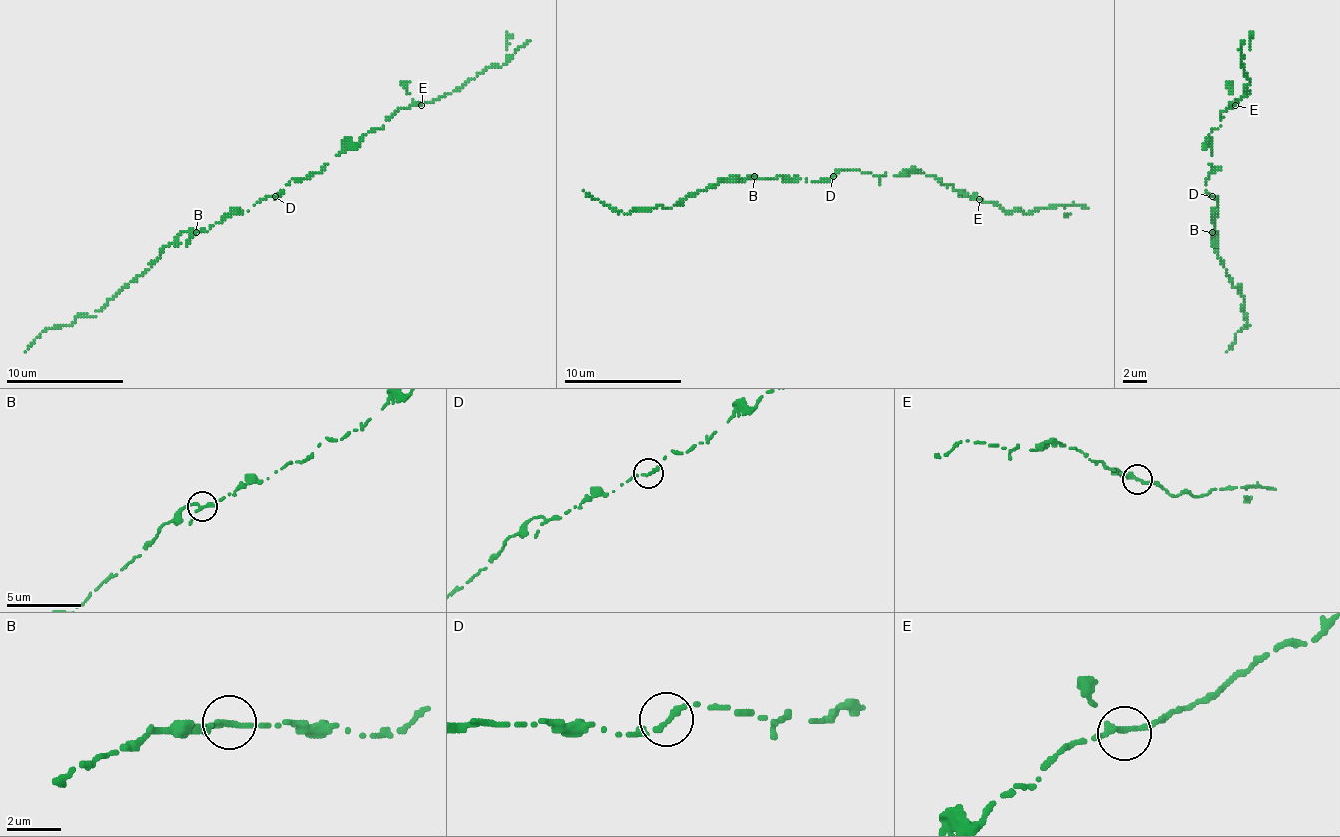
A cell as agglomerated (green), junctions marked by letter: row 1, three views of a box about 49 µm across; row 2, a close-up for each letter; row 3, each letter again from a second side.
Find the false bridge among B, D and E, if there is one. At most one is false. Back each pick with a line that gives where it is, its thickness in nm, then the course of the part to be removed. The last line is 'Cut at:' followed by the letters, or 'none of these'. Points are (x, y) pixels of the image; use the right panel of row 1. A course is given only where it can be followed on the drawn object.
Cut at: none of these

